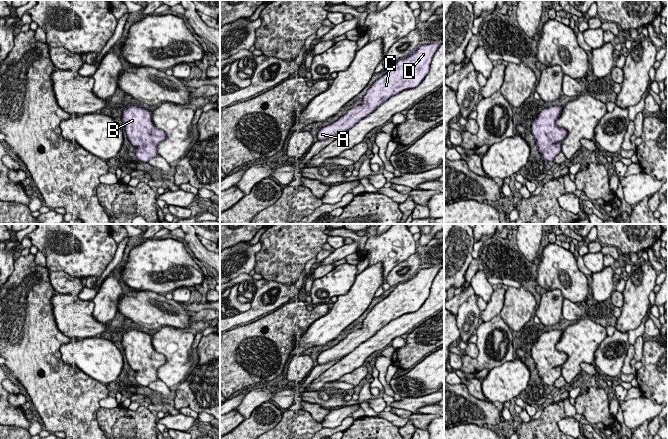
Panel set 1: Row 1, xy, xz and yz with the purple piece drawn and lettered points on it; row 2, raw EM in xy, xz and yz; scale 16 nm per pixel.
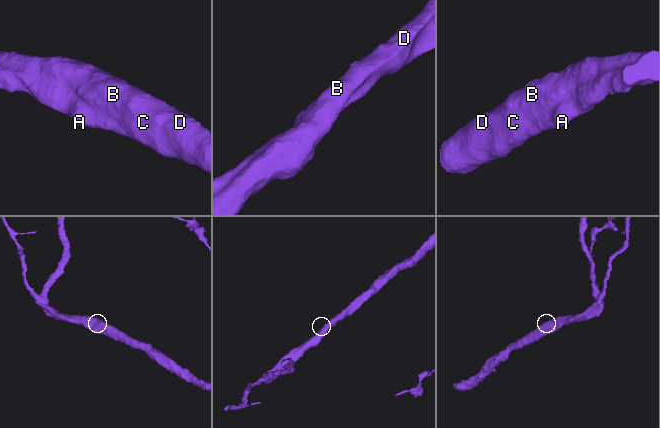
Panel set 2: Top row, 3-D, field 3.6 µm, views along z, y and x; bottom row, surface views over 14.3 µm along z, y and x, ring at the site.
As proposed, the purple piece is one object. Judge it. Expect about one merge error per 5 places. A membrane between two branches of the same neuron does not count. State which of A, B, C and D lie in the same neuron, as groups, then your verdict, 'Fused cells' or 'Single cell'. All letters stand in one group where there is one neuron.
Groups: A B C D. Single cell

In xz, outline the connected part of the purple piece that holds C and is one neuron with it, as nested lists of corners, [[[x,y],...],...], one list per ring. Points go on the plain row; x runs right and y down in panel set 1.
[[[439,264],[421,269],[407,282],[399,283],[385,299],[371,309],[361,328],[349,333],[332,348],[321,352],[317,358],[318,364],[342,359],[392,320],[417,311],[428,298],[433,280],[442,267]]]

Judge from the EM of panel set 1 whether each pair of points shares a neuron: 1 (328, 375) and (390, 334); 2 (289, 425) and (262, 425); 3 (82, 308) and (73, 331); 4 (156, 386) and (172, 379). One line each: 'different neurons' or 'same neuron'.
1: same neuron
2: different neurons
3: same neuron
4: different neurons

